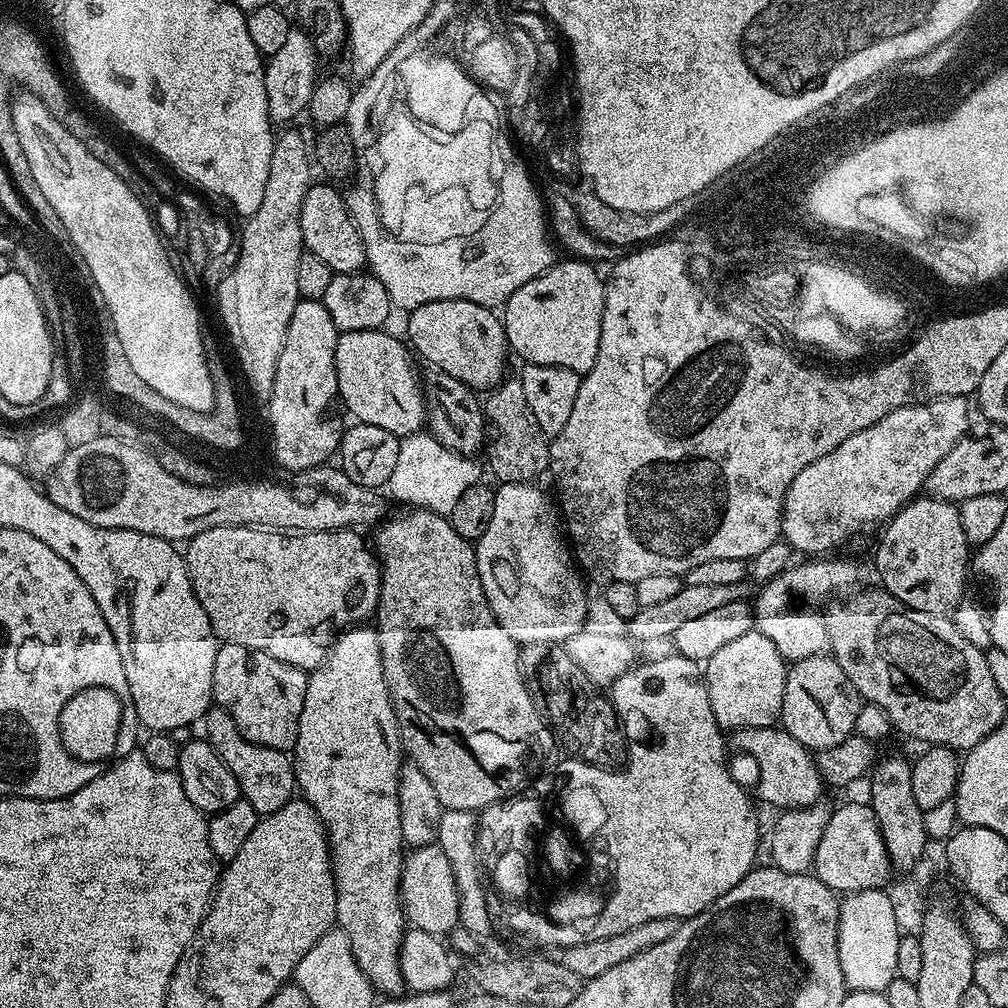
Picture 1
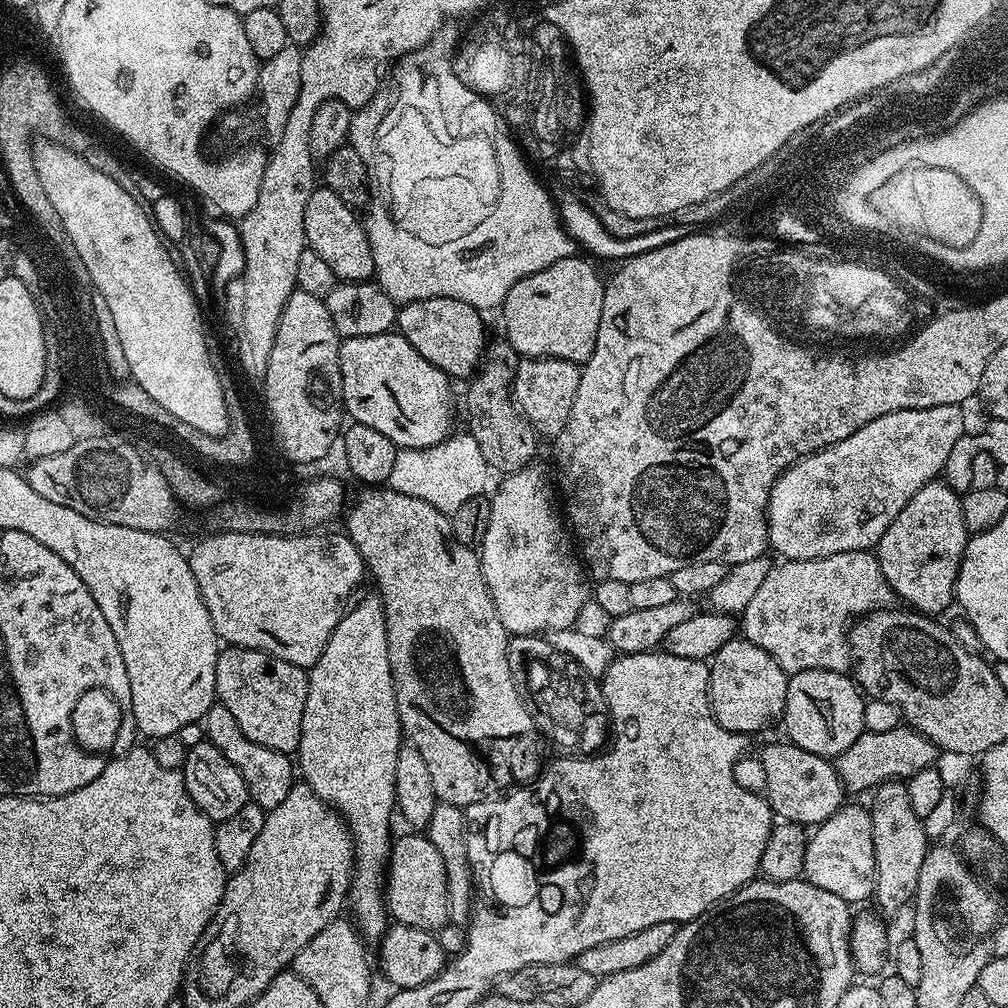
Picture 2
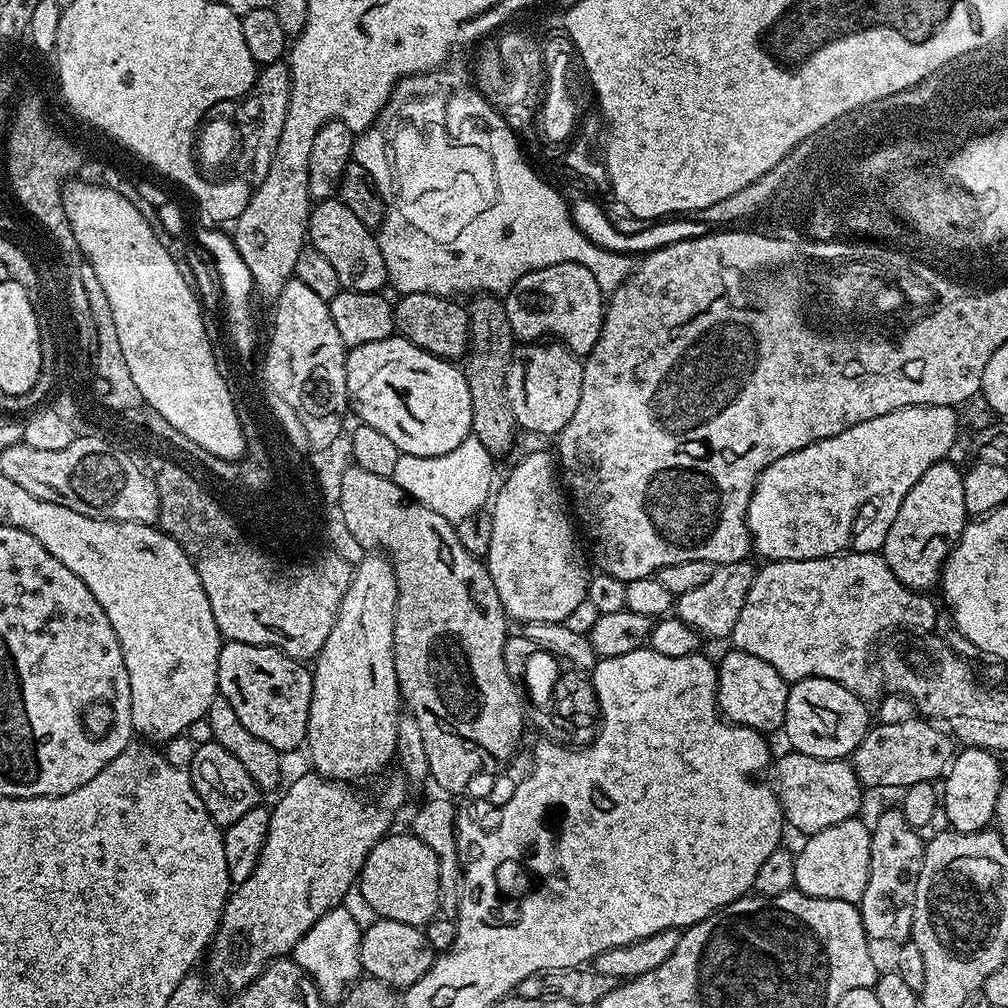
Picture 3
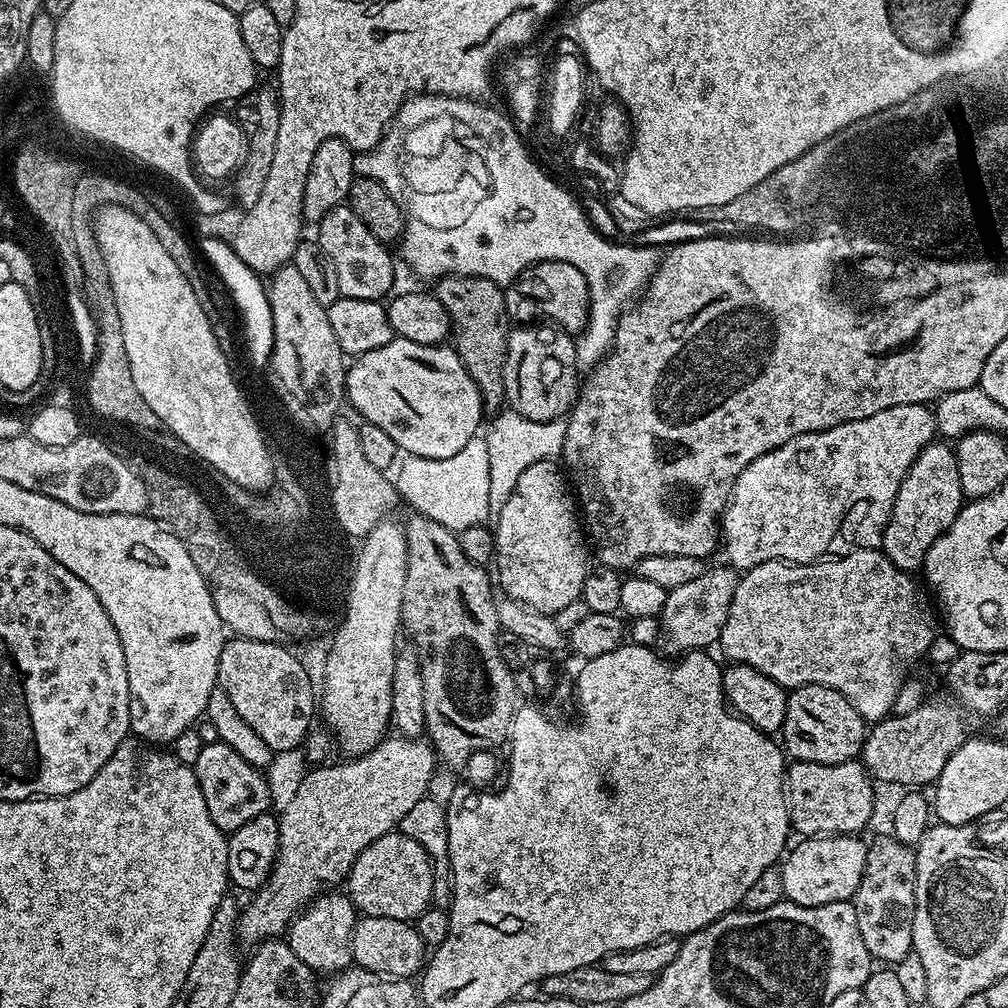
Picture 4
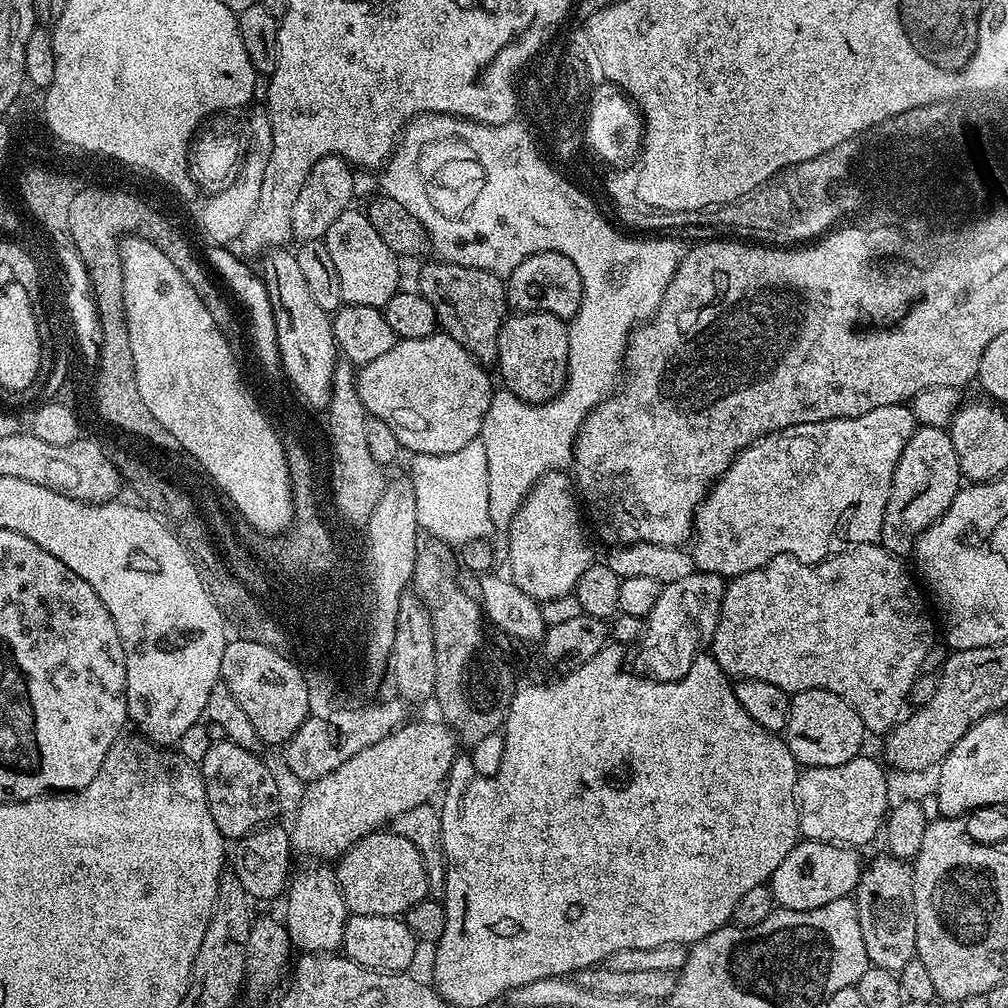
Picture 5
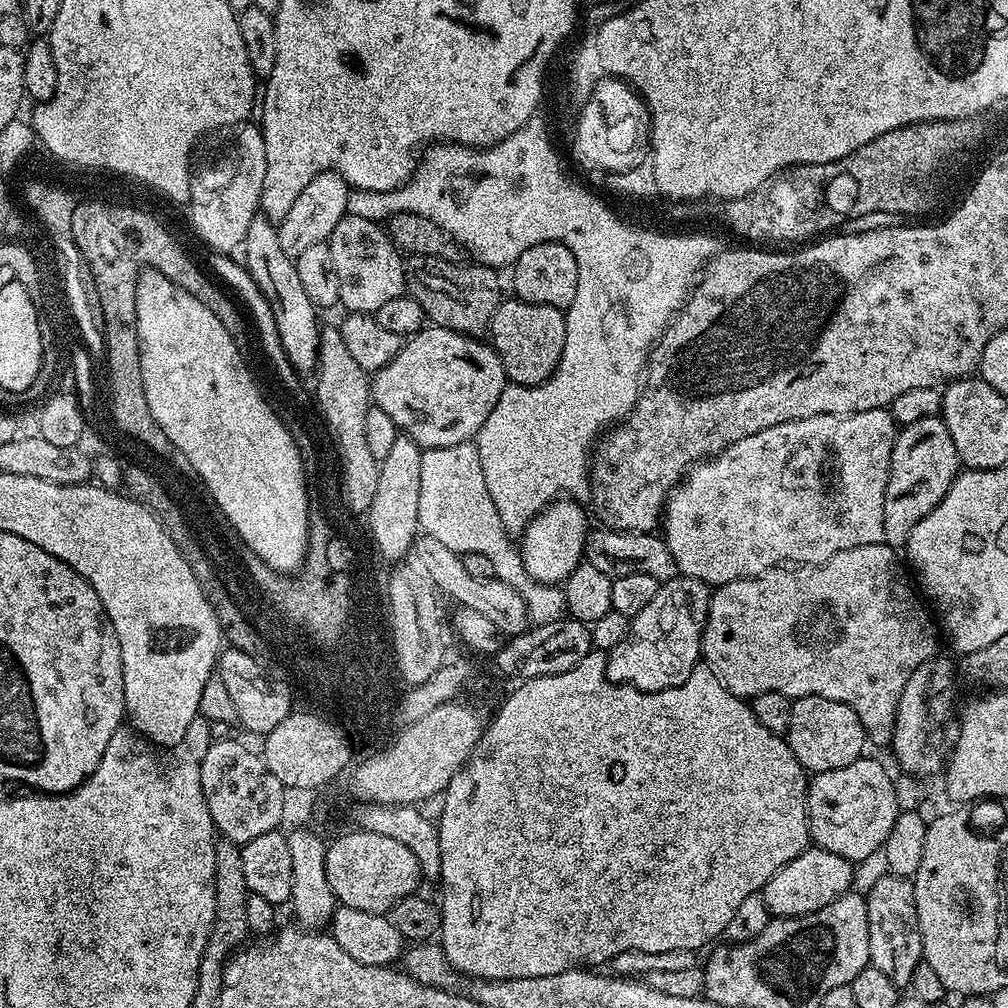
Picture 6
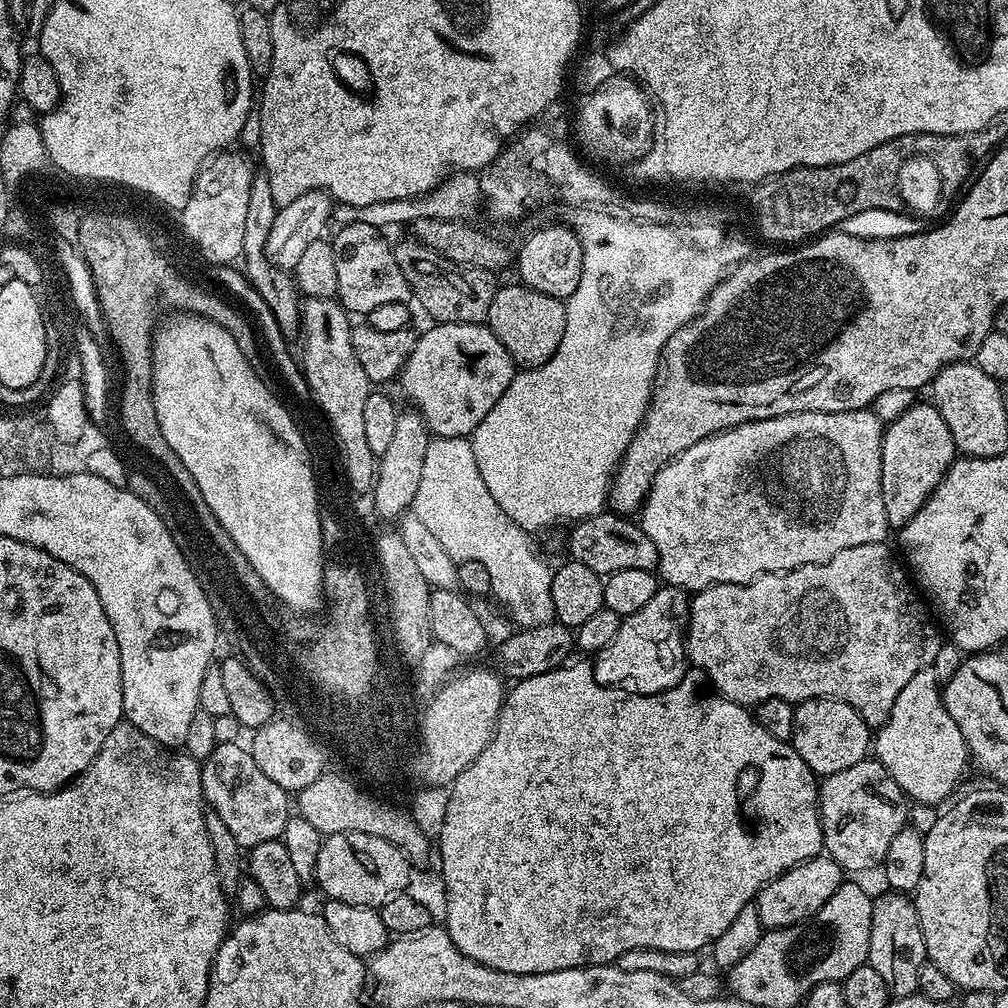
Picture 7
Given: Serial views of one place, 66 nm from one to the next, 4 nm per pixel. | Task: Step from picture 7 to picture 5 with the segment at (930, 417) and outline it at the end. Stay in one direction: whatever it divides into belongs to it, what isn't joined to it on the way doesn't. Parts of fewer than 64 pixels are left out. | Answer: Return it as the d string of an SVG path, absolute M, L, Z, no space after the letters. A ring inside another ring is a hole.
M917 427L898 458L879 543L897 558L904 558L907 552L909 555L916 547L916 540L943 515L961 487L958 454L954 454L954 442L947 431L942 428Z

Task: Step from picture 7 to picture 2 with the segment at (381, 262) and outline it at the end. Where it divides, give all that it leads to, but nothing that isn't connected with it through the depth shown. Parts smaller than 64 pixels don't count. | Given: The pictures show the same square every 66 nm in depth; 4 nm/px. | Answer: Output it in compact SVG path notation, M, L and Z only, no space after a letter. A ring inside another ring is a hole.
M316 186L312 189L306 202L304 238L307 247L323 258L330 265L330 270L334 270L337 281L371 281L375 277L374 250L370 250L370 238L364 229L363 219L355 207L342 201L328 187Z

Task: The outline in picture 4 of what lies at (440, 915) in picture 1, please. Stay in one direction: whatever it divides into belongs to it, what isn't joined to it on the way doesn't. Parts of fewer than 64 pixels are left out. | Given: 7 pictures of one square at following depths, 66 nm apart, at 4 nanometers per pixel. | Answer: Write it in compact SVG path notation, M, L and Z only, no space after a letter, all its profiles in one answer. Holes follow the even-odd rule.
M399 830L387 832L358 854L348 871L347 884L346 895L365 916L412 922L432 907L434 874L430 858L414 838Z

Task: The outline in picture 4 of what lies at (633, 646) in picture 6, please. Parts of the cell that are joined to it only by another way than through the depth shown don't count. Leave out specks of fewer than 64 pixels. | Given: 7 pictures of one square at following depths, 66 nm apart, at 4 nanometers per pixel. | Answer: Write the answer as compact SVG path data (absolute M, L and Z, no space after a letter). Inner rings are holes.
M705 567L702 578L694 578L683 586L668 589L666 606L662 613L662 632L676 648L680 650L708 650L719 641L722 626L726 626L726 614L734 598L737 569Z

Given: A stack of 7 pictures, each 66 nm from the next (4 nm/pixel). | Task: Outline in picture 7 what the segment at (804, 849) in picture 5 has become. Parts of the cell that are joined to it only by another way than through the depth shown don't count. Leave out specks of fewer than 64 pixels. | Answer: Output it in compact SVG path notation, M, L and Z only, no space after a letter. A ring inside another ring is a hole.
M821 854L804 860L798 866L786 870L778 878L756 893L754 903L757 906L758 918L764 930L780 927L792 927L812 919L825 902L838 890L840 884L845 883L846 873L827 854Z

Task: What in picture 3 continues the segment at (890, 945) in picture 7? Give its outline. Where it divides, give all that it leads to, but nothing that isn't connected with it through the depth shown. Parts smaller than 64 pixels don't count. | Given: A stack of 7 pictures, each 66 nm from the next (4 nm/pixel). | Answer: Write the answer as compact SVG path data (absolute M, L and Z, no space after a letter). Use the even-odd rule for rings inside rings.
M899 807L884 812L871 825L872 841L870 842L870 878L866 882L866 890L862 890L862 898L858 902L864 933L869 941L896 940L904 942L911 937L912 919L914 918L914 898L918 894L918 874L924 861L925 841L920 840L921 833L911 828L906 822L903 811Z

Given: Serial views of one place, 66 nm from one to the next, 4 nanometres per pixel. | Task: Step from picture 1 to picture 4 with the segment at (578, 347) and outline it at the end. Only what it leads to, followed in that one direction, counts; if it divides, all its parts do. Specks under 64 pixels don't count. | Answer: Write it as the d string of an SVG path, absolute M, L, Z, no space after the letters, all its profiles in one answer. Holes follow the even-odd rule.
M543 260L541 264L532 264L518 279L512 281L504 293L505 308L509 321L523 326L533 322L551 322L558 328L573 334L583 332L588 325L588 287L586 278L582 278L582 270L576 269L570 262Z

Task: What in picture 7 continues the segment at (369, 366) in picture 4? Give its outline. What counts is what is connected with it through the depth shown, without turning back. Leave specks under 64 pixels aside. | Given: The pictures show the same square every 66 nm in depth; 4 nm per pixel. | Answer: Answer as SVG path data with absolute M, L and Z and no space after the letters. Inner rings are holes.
M433 323L416 337L416 345L401 370L398 385L404 391L404 396L409 400L411 407L419 411L424 424L428 427L433 437L458 438L459 436L471 437L472 431L494 410L494 402L506 394L506 386L516 377L518 366L510 358L510 350L498 342L487 323L480 324L441 324Z

